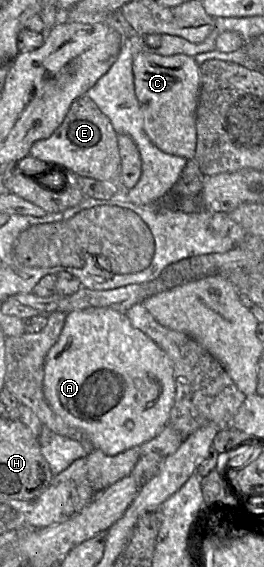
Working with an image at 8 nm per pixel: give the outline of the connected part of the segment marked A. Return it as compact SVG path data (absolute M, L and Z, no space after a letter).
M112 308L67 313L59 338L44 361L44 396L51 409L109 456L140 447L157 436L169 422L175 391L173 364L167 353L135 328L126 313Z

